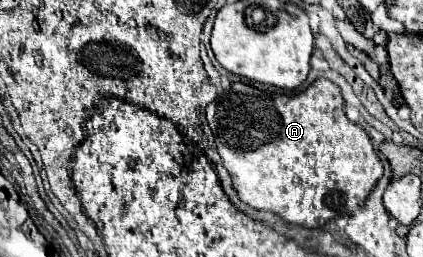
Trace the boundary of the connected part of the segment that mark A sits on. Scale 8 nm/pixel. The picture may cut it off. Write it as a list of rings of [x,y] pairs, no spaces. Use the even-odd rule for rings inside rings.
[[[317,78],[297,96],[285,96],[267,86],[249,86],[243,82],[235,82],[229,92],[217,96],[207,106],[207,120],[215,134],[217,152],[231,174],[239,198],[251,208],[267,210],[285,222],[305,228],[319,228],[359,208],[383,176],[383,164],[375,154],[371,138],[345,116],[343,106],[339,86],[325,78]]]

